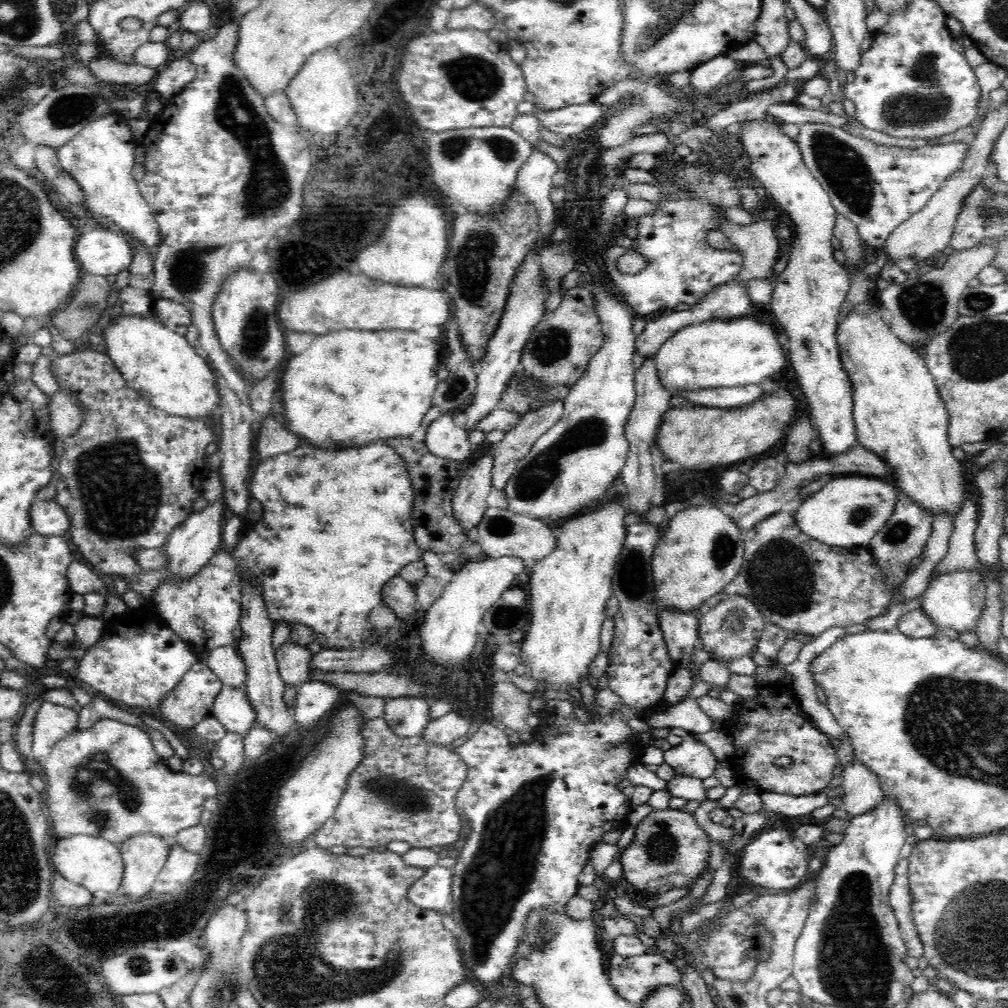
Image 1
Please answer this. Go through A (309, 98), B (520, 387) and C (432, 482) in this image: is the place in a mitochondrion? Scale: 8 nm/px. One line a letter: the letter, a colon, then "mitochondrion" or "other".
A: other
B: mitochondrion
C: other

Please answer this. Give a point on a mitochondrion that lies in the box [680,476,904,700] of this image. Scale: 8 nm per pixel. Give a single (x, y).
(781, 575)

